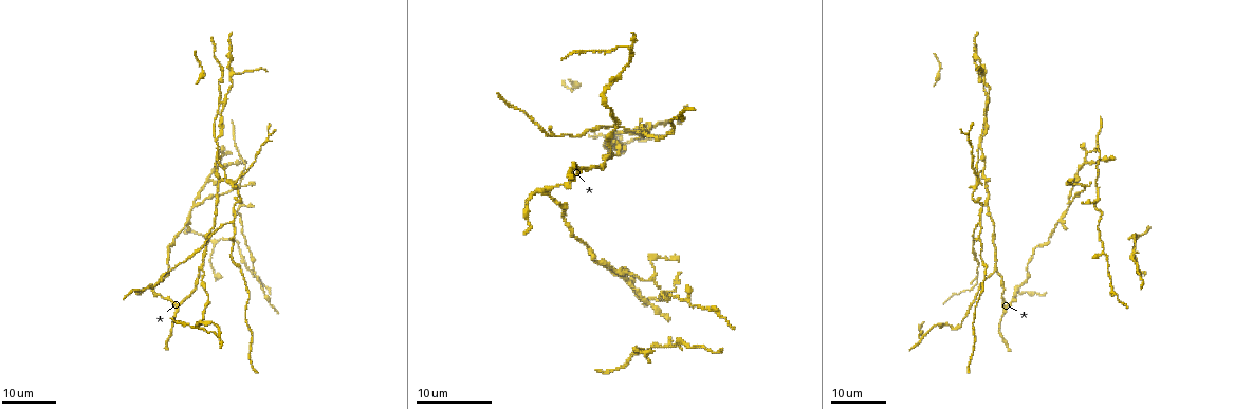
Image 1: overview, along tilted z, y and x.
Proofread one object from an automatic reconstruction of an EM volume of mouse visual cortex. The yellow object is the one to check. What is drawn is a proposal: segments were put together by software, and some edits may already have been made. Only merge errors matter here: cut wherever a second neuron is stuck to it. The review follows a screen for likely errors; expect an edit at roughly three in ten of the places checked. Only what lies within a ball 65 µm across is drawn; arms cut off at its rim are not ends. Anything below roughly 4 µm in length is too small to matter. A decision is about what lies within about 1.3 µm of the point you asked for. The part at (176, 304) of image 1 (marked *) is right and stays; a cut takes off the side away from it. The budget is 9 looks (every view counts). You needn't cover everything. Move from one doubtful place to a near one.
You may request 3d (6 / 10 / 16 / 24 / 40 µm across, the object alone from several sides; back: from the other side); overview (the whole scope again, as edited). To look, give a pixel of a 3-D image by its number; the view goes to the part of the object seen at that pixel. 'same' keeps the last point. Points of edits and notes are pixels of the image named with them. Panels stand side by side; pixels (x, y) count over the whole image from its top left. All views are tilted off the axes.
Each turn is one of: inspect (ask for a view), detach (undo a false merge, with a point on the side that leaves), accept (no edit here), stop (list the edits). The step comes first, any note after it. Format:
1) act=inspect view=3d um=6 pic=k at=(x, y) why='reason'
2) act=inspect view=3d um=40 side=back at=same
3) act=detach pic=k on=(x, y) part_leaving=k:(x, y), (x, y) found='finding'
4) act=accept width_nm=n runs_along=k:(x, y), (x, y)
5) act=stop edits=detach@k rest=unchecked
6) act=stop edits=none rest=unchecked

act=inspect view=3d um=24 pic=1 at=(545, 194) why='a fork'

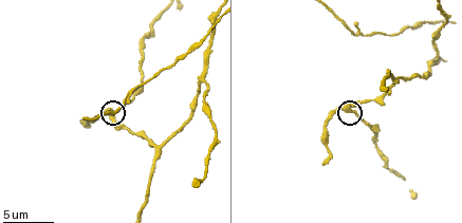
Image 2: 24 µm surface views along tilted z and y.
act=inspect view=3d um=6 pic=2 at=(350, 113) why='zoom in'

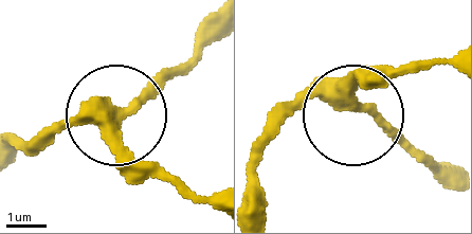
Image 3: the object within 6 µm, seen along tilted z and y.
act=accept side_arm_um=8 runs_along=3:(217, 201), (145, 164), (102, 115), (72, 122), (34, 152) found='all the same neuron'

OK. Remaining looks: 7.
act=inspect view=3d um=10 pic=2 at=(202, 79) why='branch point'

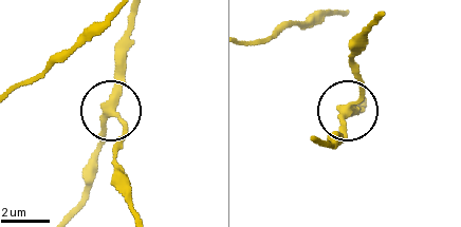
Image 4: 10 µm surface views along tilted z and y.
act=accept runs_along=4:(71, 206), (111, 112), (125, 126), (121, 148) found='continuous, no second neuron'

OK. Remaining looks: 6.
act=inspect view=3d um=16 pic=1 at=(602, 263) why='three-way junction'

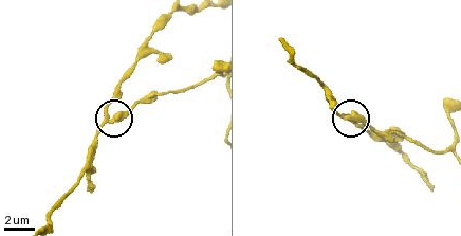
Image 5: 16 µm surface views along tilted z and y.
act=inspect view=3d um=6 pic=5 at=(111, 117) why='closer look'

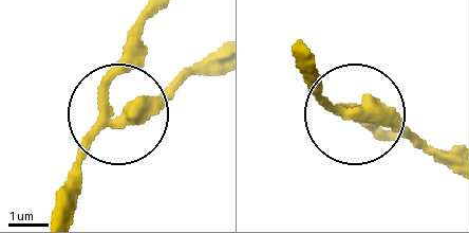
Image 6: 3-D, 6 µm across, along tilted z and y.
act=accept width_nm=320 runs_along=6:(53, 210), (105, 120), (108, 70), (142, 33) found='all the same neuron'

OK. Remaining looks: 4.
act=inspect view=3d um=16 pic=1 at=(626, 141)

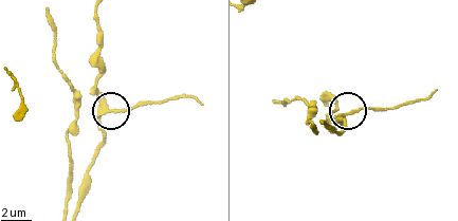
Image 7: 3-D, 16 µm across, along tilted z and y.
act=inspect view=3d um=6 pic=7 at=(351, 113)

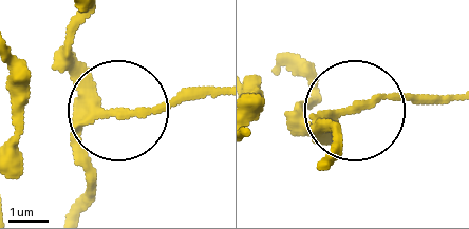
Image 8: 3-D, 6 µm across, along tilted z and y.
act=detach pic=8 on=(138, 113) part_leaving=8:(86, 106), (217, 95) found='a second neuron is stuck on'

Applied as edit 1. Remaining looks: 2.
act=inspect view=3d um=16 pic=1 at=(237, 242) why='three arms meet'

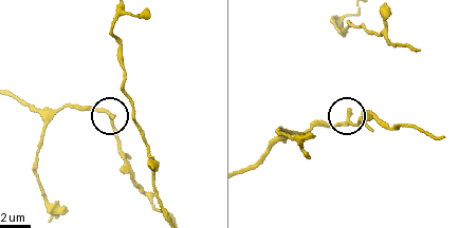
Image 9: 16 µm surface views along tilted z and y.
act=inspect view=3d um=6 pic=9 at=(348, 122)

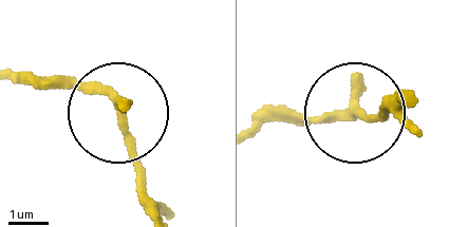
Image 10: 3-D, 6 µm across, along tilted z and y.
act=detach pic=10 on=(125, 123) part_leaving=10:(85, 86), (118, 115), (146, 206) found='two neurons meet here'

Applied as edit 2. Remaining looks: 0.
act=stop edits=detach@8,detach@10 rest=unchecked

